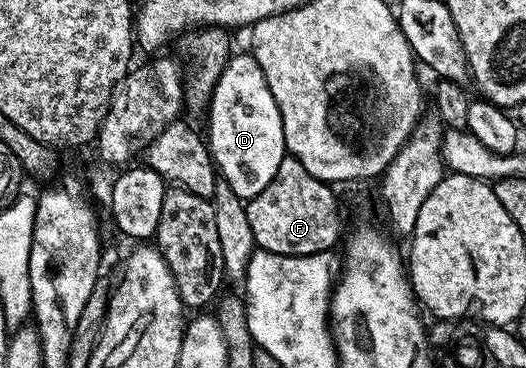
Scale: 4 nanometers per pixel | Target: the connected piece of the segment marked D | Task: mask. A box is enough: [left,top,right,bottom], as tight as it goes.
[207,53,287,200]

